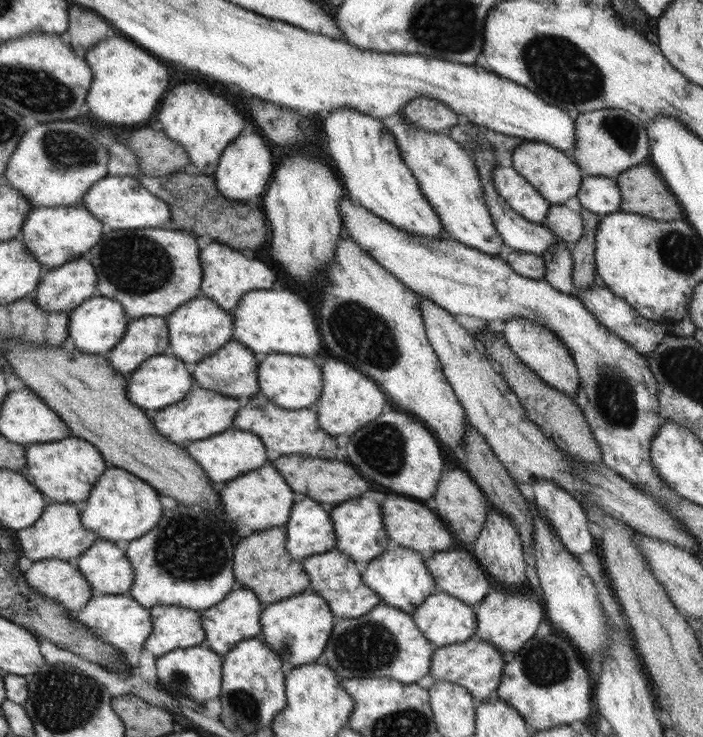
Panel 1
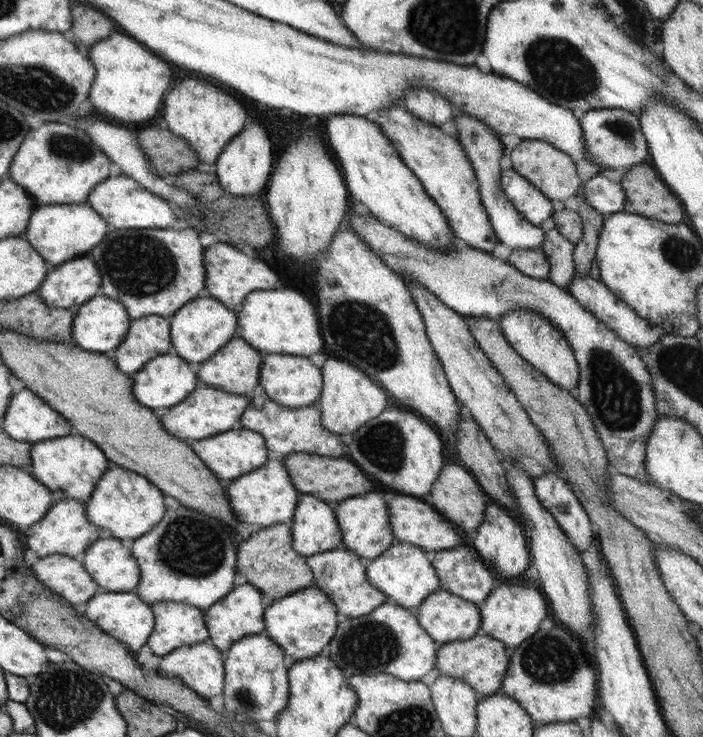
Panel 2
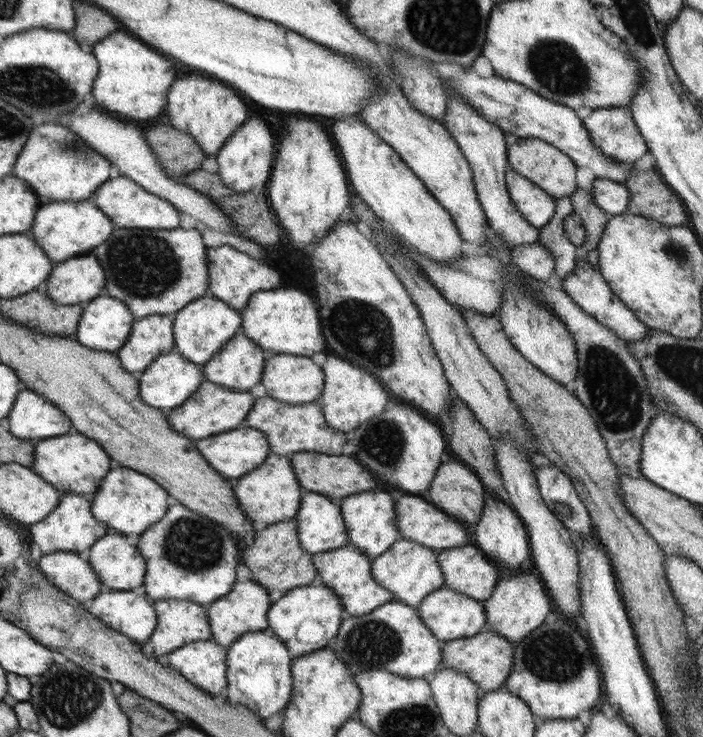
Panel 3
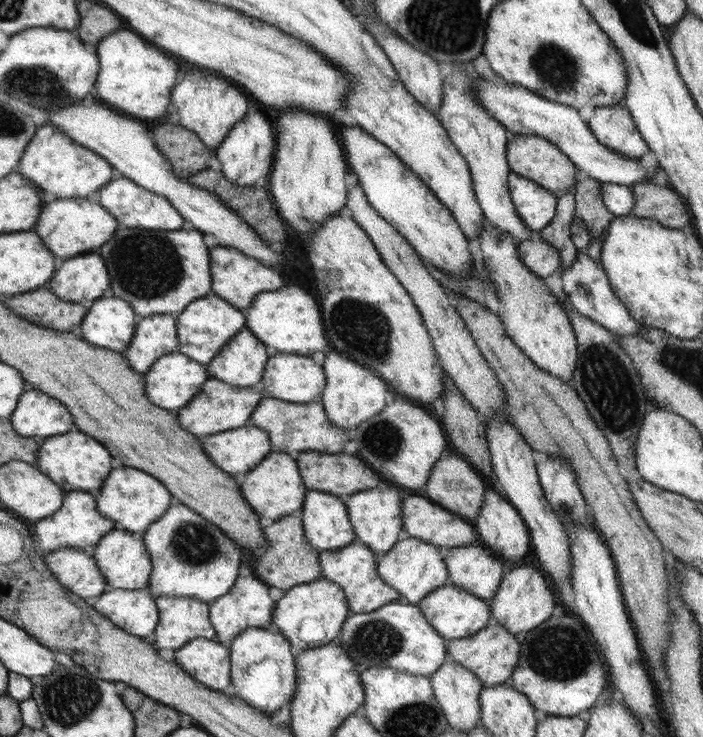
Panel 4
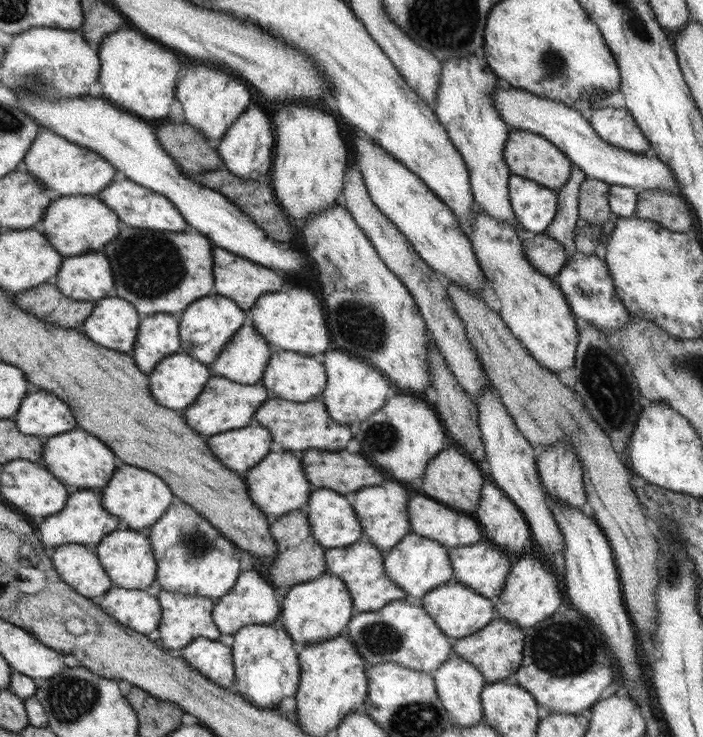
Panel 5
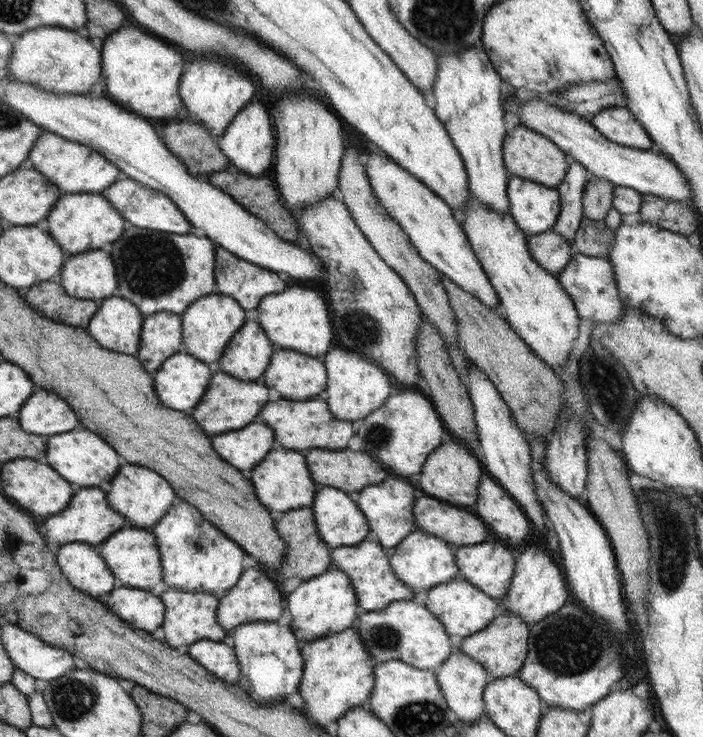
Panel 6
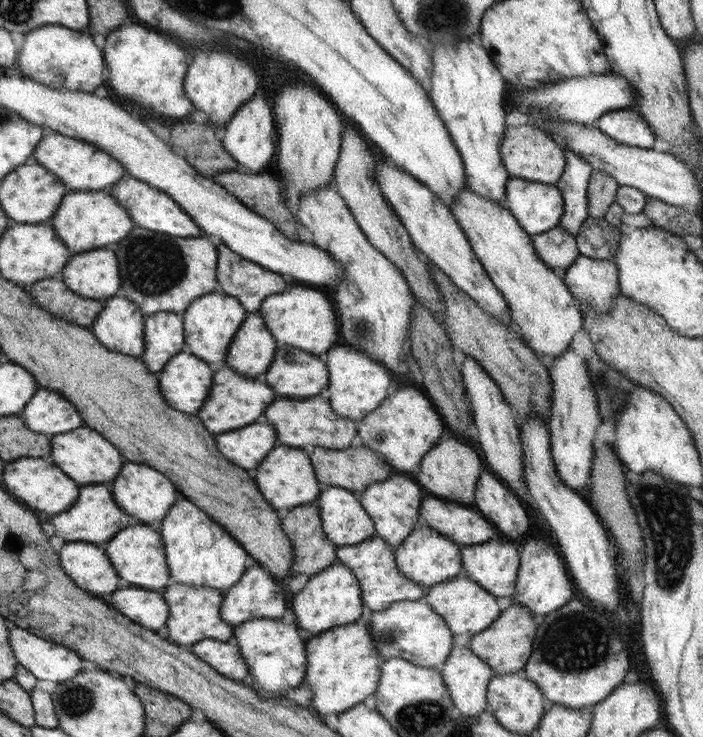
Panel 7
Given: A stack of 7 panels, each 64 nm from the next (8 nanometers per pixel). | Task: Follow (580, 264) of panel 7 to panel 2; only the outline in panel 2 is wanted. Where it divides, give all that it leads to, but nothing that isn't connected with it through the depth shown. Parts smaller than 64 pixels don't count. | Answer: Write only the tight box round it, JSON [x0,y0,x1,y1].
[568,274,666,349]

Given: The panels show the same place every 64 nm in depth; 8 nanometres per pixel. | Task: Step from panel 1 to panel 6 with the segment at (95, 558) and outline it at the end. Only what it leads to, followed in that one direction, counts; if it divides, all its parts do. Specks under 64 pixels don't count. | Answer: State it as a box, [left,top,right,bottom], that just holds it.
[98,527,165,591]

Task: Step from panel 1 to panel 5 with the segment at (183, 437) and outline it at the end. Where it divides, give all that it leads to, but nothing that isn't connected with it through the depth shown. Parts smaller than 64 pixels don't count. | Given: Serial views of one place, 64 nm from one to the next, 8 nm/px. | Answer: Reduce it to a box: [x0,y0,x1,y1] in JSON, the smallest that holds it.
[183,375,268,434]

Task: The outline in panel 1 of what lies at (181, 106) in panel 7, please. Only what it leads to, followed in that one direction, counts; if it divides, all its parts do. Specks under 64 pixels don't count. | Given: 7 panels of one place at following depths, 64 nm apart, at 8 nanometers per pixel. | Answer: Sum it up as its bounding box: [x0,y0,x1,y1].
[82,36,170,126]

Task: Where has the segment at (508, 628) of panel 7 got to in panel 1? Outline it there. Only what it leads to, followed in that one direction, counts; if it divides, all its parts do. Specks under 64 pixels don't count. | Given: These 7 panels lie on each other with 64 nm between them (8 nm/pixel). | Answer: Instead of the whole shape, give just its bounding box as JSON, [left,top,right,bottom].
[429,637,507,703]

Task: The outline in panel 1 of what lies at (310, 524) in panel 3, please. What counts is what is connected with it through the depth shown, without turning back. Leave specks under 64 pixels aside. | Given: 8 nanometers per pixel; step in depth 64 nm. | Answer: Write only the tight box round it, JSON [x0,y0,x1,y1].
[284,496,337,561]

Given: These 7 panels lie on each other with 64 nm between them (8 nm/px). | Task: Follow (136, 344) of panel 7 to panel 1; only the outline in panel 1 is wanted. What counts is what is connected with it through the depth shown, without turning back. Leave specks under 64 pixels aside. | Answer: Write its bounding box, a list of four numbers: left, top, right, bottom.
[69,294,129,357]

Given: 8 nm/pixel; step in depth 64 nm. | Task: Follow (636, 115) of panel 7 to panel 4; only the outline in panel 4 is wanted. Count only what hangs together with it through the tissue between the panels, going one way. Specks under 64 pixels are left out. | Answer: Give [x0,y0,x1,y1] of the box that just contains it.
[588,108,649,158]

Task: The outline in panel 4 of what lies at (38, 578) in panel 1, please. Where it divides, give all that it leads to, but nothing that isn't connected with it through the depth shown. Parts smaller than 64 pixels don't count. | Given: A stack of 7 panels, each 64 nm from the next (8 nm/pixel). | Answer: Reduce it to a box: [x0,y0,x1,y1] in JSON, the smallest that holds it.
[42,548,110,601]

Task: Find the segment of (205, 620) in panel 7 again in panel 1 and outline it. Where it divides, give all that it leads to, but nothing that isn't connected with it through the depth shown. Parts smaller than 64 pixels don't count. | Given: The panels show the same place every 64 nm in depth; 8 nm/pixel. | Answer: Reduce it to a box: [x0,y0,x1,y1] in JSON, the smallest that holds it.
[145,606,205,657]

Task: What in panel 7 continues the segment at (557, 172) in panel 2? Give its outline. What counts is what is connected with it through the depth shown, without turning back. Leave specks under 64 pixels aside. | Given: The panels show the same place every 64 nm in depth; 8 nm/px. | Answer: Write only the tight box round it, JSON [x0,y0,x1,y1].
[501,125,565,185]

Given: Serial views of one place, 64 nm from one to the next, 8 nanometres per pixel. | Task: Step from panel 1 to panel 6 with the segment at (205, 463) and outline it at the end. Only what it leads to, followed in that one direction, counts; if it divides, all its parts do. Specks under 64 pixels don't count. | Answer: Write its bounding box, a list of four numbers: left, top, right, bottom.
[214,424,276,473]

